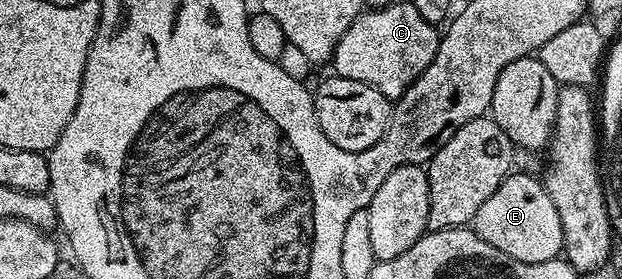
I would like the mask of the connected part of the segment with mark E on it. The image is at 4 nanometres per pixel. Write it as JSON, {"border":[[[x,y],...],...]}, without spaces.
{"border":[[[510,174],[505,181],[501,181],[497,193],[493,193],[493,197],[489,197],[489,201],[485,201],[485,205],[481,205],[481,209],[477,209],[473,229],[477,233],[477,237],[481,237],[481,241],[493,245],[493,249],[501,249],[501,253],[505,253],[510,259],[517,261],[540,263],[557,259],[560,258],[563,249],[563,230],[561,229],[561,217],[557,213],[557,205],[553,205],[542,182],[533,175]]]}

